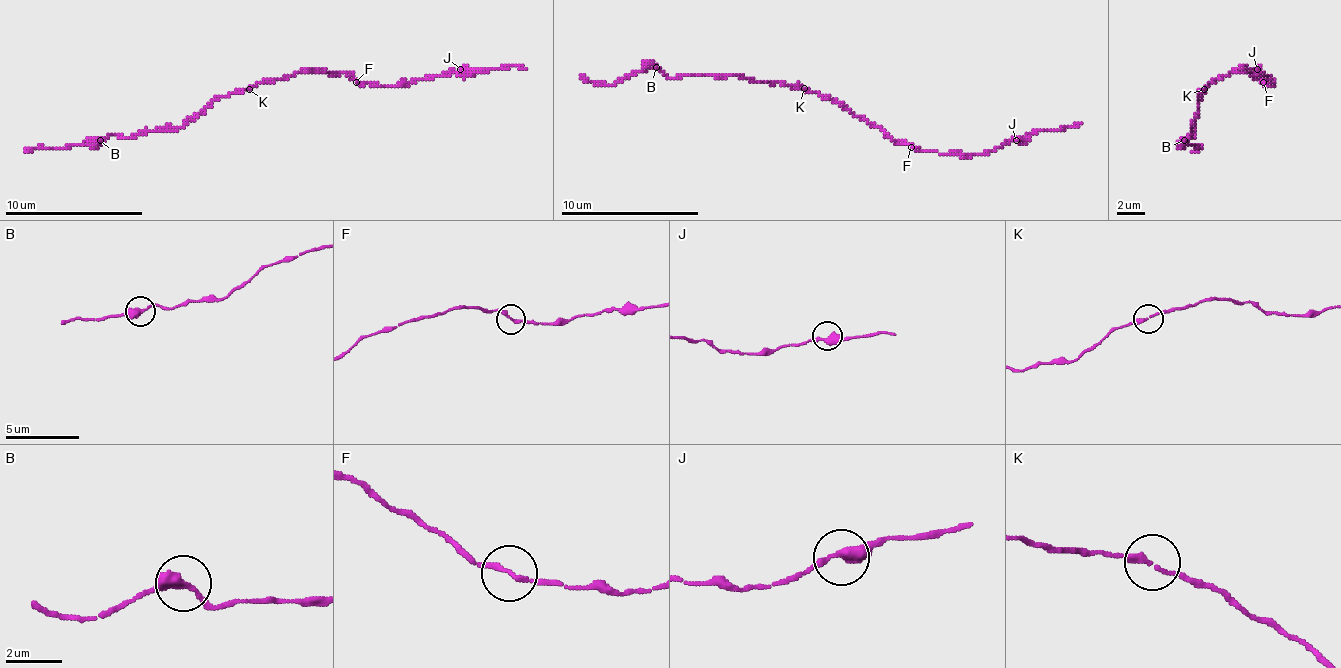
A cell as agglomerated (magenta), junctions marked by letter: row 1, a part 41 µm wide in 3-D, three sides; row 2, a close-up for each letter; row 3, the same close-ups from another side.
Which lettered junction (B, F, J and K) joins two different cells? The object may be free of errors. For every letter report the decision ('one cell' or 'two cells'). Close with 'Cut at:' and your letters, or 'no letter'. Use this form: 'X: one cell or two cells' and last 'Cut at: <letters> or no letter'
B: two cells
F: one cell
J: one cell
K: one cell
Cut at: B

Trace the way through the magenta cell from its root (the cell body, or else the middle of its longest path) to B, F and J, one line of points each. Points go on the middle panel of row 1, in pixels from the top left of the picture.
B: (829, 96), (791, 89), (781, 82), (750, 82), (736, 75), (677, 75), (667, 78), (657, 68)
F: (829, 96), (843, 102), (857, 116), (864, 116), (881, 127), (895, 140), (905, 140), (912, 147)
J: (829, 96), (843, 102), (857, 116), (864, 116), (895, 140), (902, 140), (916, 151), (988, 154), (1016, 140)

